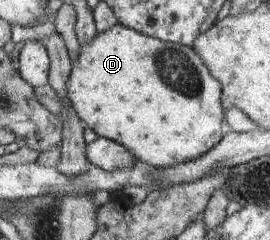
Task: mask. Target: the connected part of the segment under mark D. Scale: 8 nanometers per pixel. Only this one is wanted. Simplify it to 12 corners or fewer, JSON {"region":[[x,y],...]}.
{"region":[[120,23],[81,46],[68,98],[166,169],[225,136],[194,47]]}

